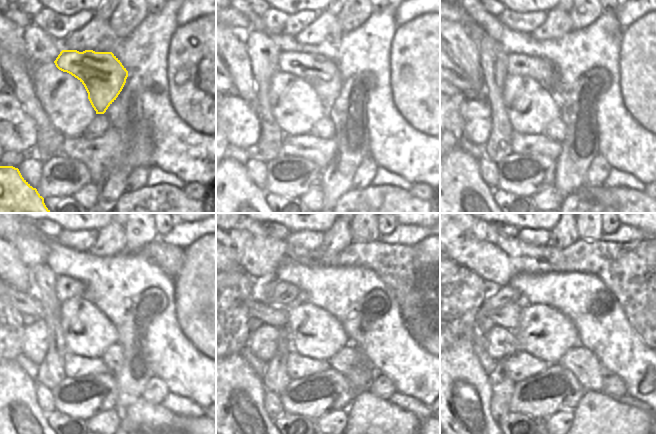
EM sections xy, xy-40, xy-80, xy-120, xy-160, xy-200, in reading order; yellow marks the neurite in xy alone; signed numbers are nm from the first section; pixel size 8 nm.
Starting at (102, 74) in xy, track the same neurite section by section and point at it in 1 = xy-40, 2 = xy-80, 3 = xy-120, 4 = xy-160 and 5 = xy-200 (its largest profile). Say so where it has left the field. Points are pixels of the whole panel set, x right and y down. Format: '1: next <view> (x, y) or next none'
1: next xy-40 (322, 74)
2: next xy-80 (542, 70)
3: next xy-120 (66, 287)
4: next xy-160 (283, 294)
5: next xy-200 (504, 295)

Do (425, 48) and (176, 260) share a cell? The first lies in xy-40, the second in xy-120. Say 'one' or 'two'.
two

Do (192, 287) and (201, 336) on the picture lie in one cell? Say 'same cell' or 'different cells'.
same cell

